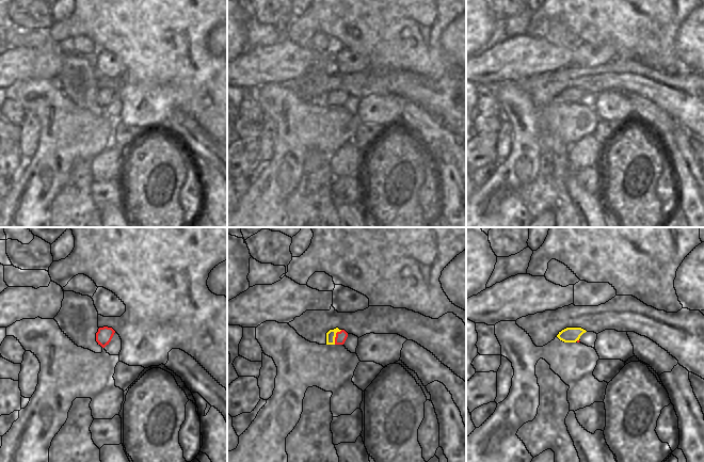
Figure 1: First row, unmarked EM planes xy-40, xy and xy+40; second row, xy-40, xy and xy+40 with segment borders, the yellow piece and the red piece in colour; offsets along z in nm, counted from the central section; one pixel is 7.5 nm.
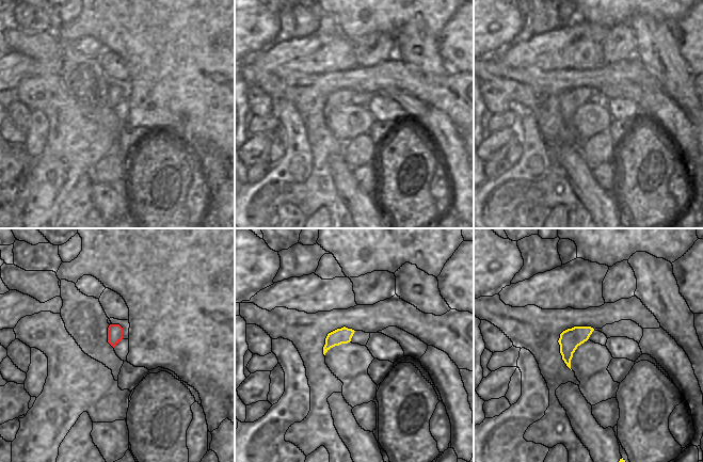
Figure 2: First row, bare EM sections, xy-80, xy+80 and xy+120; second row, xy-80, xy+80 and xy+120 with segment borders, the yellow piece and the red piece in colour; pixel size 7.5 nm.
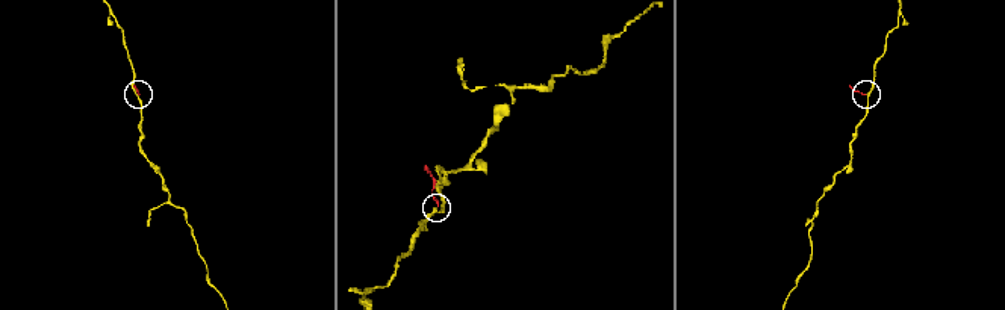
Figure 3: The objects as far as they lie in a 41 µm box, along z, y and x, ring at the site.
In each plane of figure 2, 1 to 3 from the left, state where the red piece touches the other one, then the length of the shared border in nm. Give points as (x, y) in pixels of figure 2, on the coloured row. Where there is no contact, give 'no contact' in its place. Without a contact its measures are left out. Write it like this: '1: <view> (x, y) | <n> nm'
1: no contact
2: no contact
3: no contact

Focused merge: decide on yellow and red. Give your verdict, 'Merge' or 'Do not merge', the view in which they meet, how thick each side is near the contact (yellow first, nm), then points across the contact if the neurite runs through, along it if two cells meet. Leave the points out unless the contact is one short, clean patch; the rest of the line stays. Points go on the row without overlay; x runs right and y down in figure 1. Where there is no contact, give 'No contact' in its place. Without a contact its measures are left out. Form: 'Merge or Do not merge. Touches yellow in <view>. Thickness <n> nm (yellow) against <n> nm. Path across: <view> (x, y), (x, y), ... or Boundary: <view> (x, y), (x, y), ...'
Do not merge. Touches yellow in xy. Thickness 70 nm (yellow) against 80 nm. Boundary: xy (341, 91), (336, 94), (334, 105).

